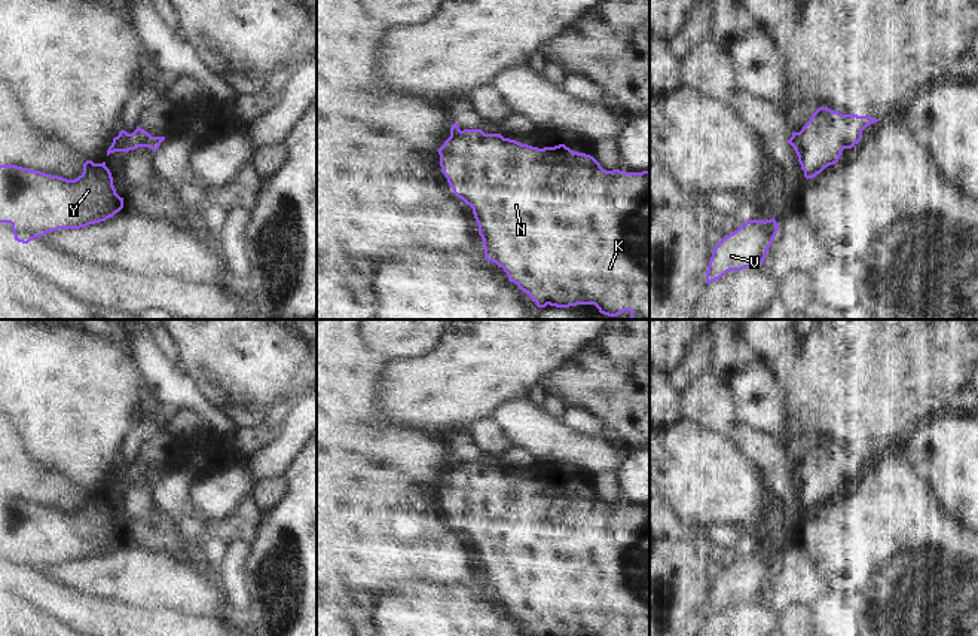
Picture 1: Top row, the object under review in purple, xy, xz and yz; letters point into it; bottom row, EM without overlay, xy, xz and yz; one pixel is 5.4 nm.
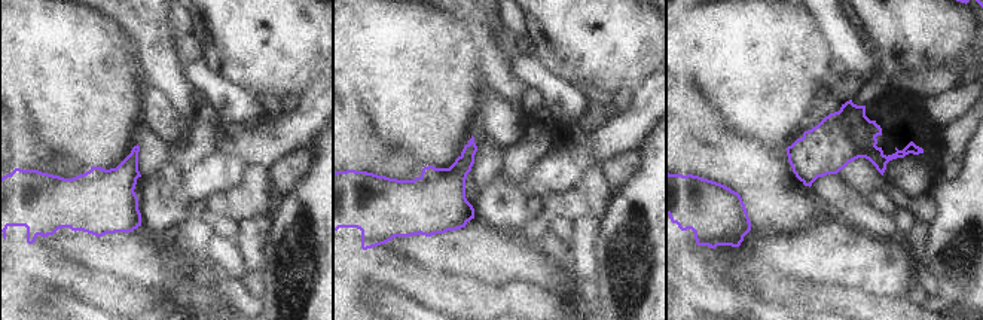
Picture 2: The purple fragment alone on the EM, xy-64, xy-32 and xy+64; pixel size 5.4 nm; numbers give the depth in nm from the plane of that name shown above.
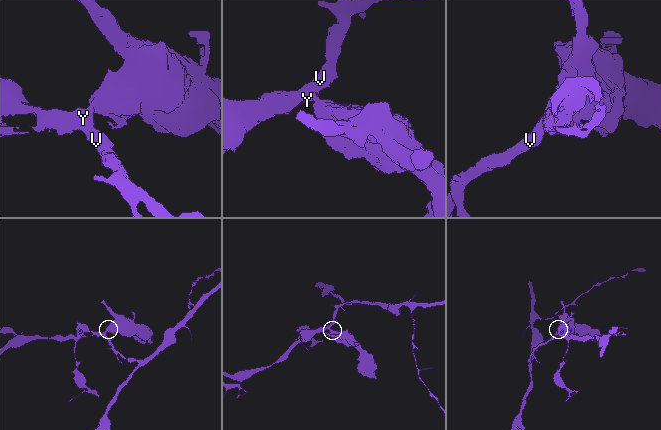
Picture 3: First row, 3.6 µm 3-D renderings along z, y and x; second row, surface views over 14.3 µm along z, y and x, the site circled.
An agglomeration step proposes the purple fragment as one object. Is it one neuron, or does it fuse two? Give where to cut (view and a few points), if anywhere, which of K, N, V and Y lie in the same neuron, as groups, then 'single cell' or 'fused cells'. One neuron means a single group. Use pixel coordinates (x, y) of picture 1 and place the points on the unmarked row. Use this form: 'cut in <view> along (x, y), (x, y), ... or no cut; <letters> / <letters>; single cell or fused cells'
cut in xy along (127, 465), (125, 483); K N / V Y; fused cells

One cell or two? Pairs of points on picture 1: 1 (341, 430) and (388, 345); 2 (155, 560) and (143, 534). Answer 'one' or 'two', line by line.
1: two
2: two

